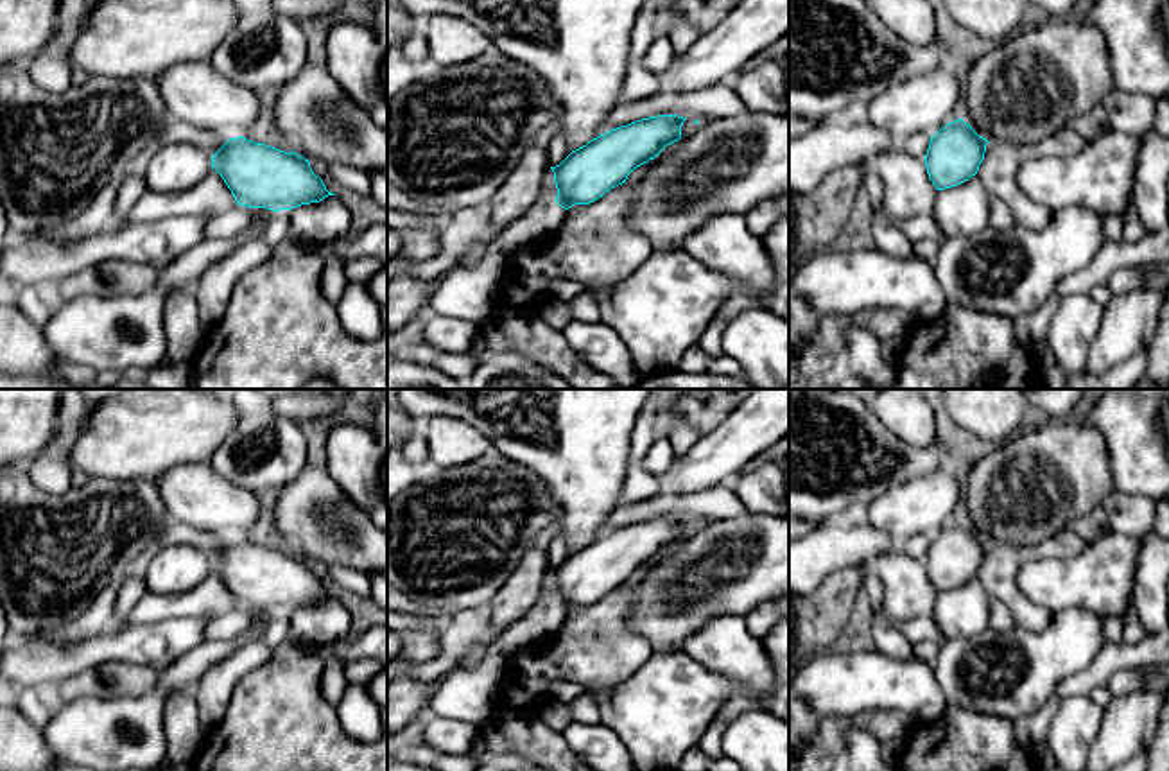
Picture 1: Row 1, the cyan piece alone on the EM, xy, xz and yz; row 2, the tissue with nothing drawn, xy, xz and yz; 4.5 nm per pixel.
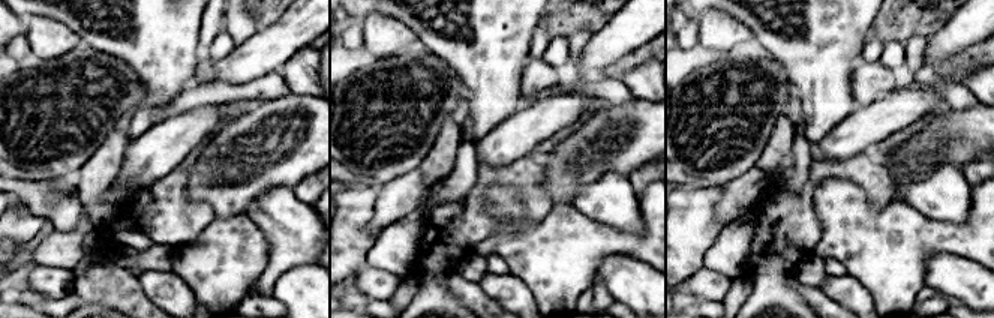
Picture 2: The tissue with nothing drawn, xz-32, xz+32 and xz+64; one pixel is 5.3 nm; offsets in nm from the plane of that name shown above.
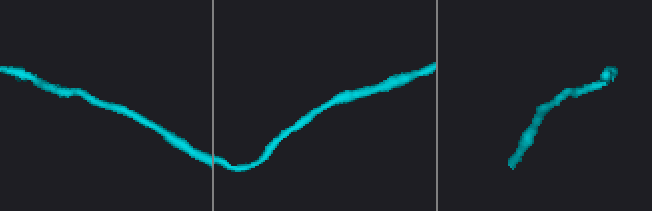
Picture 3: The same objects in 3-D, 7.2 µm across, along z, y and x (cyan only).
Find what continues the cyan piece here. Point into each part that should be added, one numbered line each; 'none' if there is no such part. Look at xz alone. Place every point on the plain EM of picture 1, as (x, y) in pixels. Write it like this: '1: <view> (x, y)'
none

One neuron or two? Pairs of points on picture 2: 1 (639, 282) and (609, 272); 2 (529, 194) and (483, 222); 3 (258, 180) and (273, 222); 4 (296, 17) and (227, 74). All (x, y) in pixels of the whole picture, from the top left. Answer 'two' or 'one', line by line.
1: one
2: one
3: two
4: one

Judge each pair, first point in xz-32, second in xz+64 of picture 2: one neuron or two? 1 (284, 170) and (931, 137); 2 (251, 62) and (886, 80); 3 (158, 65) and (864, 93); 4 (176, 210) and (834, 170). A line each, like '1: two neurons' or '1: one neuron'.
1: one neuron
2: two neurons
3: two neurons
4: one neuron

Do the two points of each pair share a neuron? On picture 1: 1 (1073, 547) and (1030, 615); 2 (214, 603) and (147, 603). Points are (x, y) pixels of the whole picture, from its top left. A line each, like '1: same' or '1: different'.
1: same
2: same

